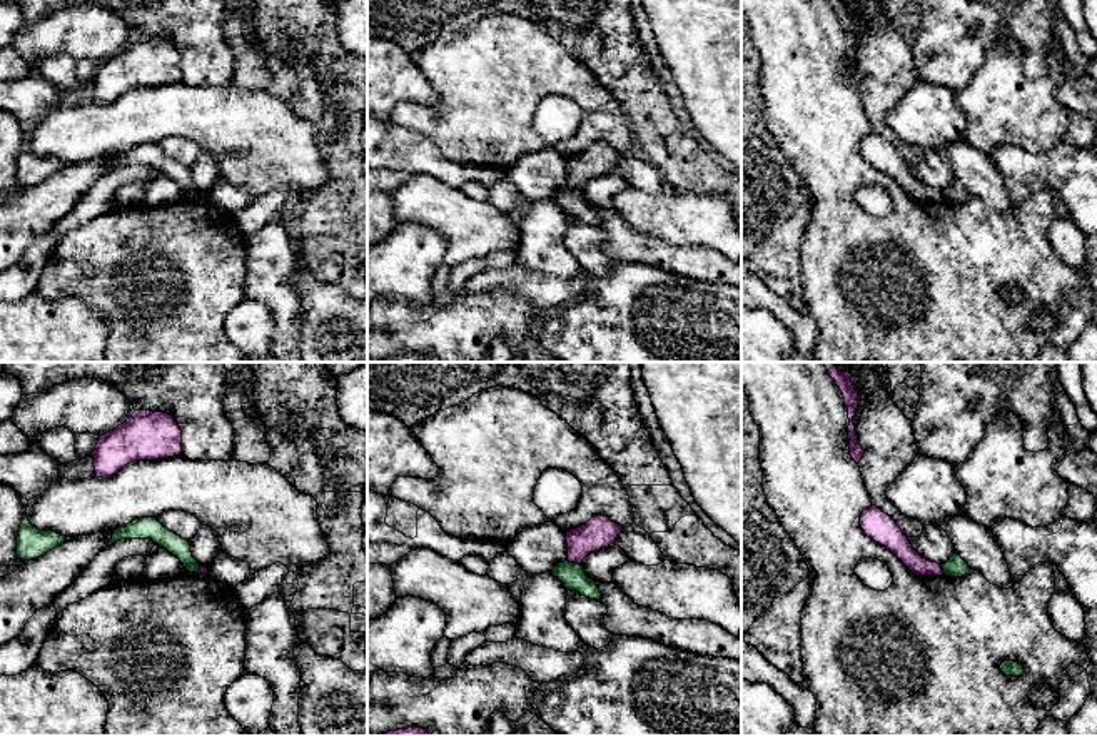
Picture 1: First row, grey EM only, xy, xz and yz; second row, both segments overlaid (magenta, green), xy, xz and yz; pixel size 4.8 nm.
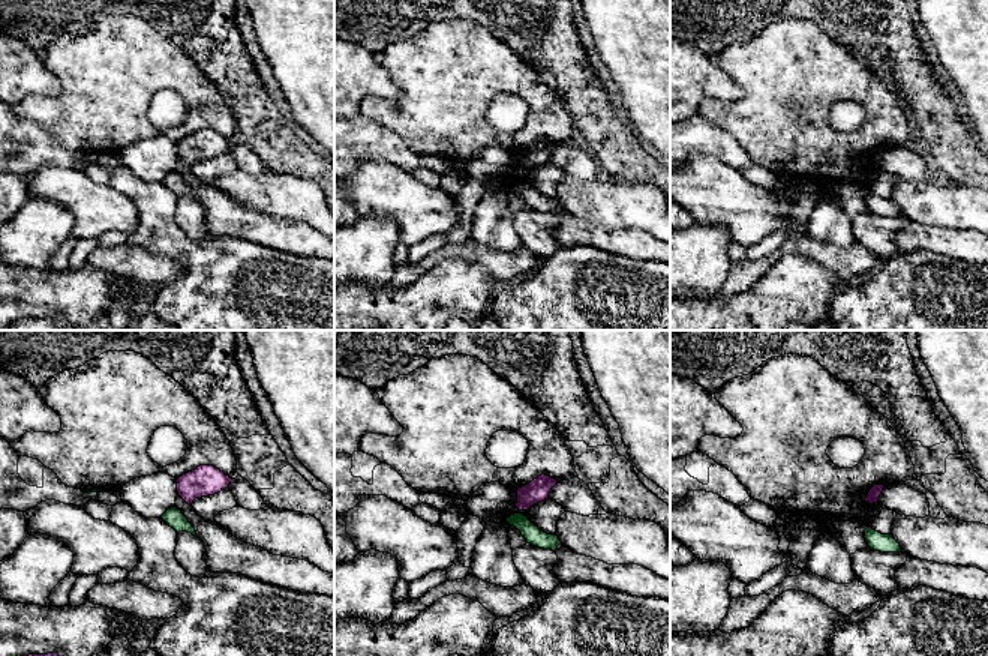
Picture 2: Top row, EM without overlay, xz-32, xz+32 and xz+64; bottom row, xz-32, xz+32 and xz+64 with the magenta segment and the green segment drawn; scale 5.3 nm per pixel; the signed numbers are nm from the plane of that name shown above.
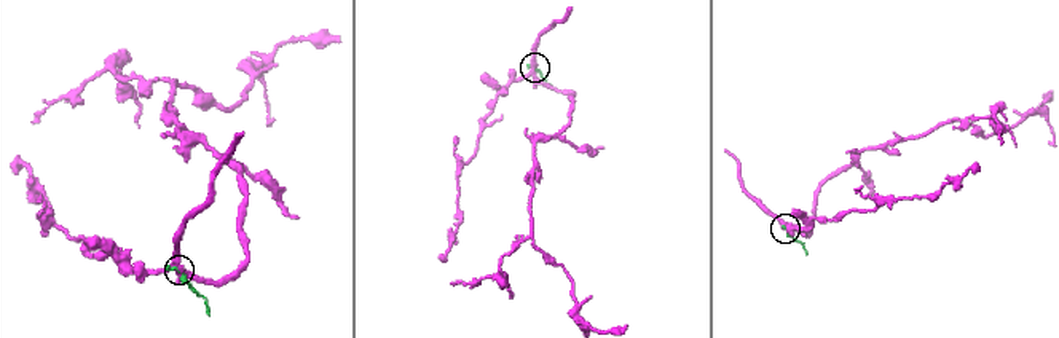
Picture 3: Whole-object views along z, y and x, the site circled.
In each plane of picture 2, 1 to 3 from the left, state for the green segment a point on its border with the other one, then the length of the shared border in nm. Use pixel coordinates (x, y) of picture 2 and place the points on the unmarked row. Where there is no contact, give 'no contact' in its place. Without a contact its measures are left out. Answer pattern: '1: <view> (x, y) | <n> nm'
1: no contact
2: no contact
3: no contact

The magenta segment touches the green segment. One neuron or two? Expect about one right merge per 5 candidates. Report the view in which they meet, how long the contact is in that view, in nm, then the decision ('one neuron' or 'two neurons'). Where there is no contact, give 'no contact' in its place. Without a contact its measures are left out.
meets magenta in xz; contact 70 nm long; two neurons

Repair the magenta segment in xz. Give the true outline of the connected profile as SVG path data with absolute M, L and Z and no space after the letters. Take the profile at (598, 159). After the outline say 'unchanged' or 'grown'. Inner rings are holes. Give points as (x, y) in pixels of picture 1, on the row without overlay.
M591 144L586 150L566 159L568 187L581 190L589 179L611 172L621 157L623 152L609 144Z | unchanged

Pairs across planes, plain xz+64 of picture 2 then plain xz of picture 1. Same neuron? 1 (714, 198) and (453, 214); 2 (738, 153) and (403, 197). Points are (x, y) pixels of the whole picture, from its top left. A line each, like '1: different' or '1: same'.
1: same
2: different

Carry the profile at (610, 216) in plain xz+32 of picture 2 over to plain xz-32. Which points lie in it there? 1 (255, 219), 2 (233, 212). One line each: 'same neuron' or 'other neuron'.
1: other neuron
2: other neuron

